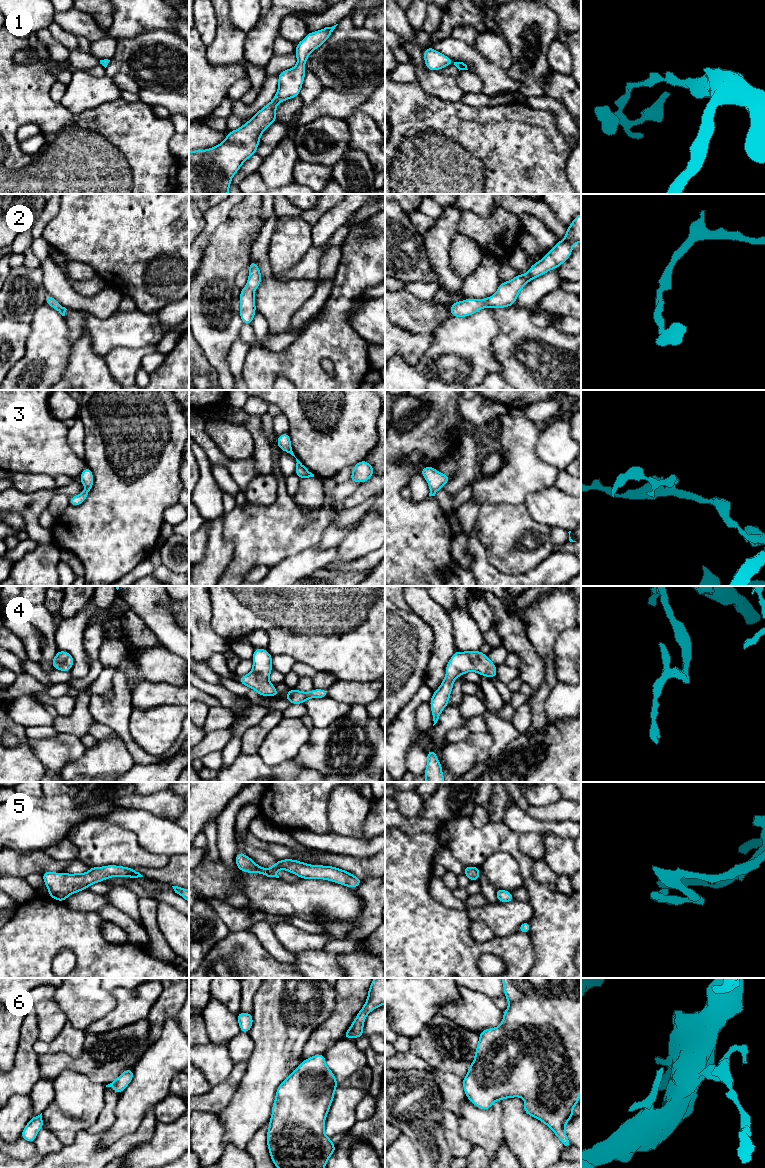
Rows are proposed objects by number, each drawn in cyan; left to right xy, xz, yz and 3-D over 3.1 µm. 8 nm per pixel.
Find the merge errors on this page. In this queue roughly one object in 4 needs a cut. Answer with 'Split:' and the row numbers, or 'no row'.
Split: no row

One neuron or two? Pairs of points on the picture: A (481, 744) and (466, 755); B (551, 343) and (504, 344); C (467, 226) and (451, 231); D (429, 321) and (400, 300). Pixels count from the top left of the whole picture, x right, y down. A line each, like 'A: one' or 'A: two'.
A: one
B: one
C: two
D: one

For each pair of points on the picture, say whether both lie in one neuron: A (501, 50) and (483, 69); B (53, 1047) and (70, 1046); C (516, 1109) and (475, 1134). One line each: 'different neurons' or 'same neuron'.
A: different neurons
B: same neuron
C: different neurons

